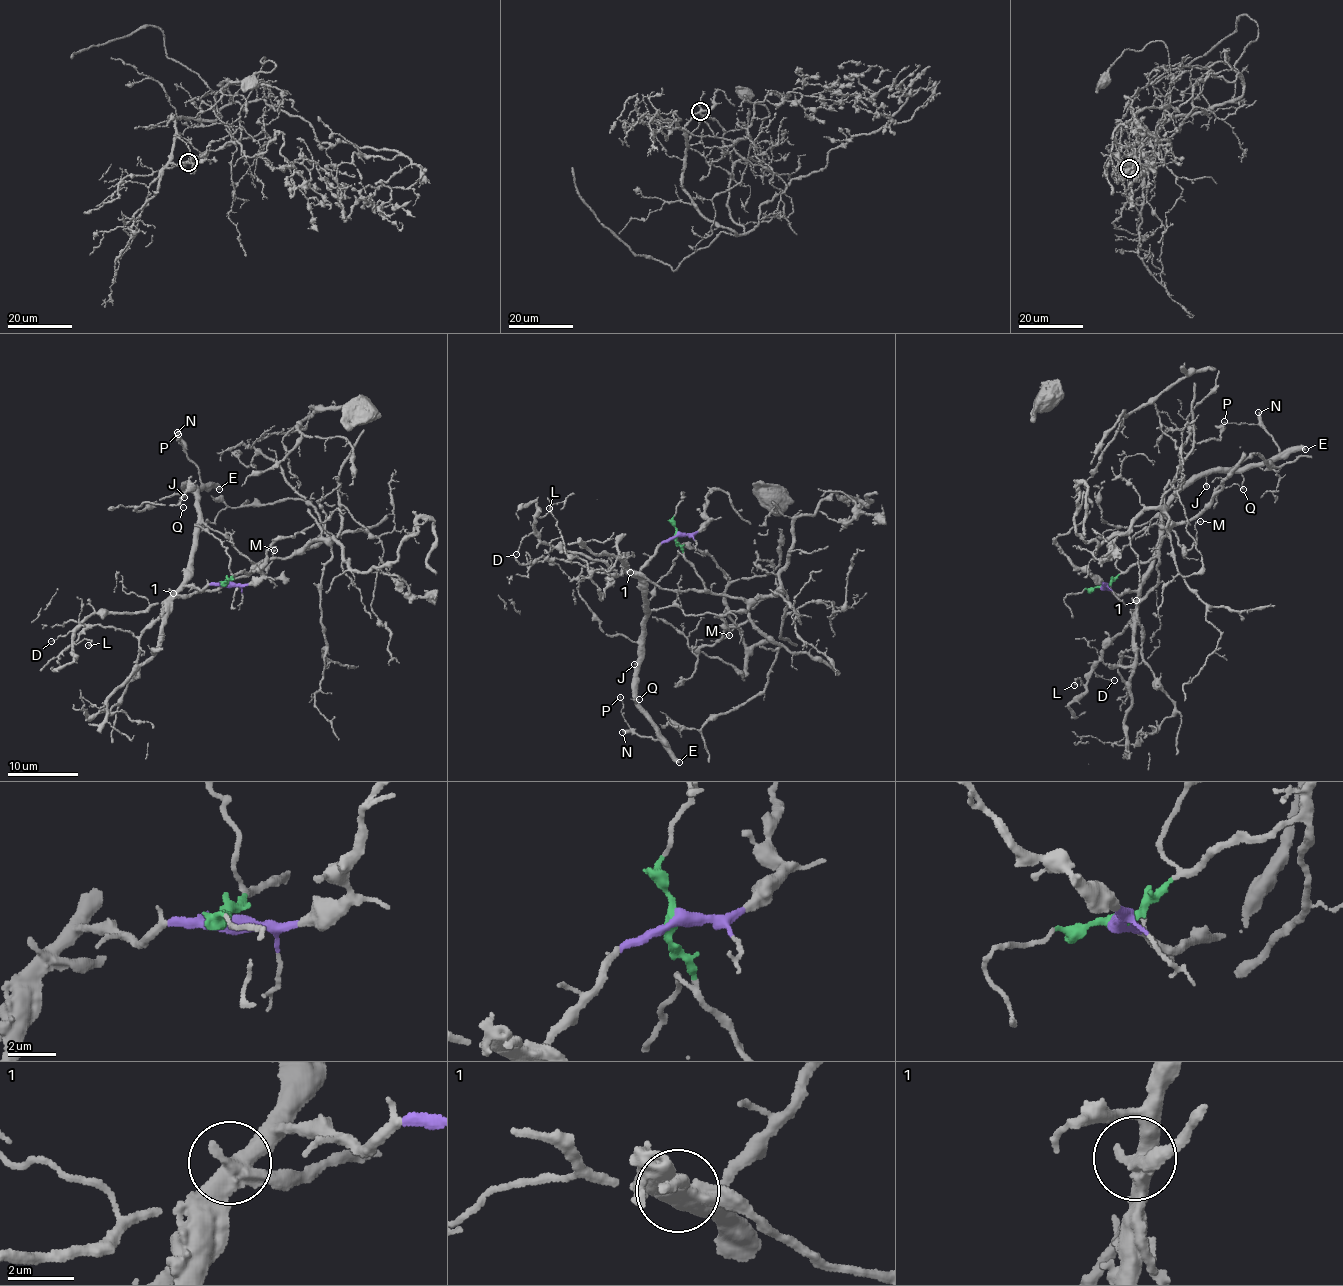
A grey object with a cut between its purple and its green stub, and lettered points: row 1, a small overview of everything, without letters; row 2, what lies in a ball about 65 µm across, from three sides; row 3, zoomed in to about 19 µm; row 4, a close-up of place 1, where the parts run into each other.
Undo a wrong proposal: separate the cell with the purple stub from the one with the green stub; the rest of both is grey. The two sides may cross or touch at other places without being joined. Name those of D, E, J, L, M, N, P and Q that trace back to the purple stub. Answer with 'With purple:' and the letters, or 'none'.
With purple: D, E, J, L, M, N, P, Q

